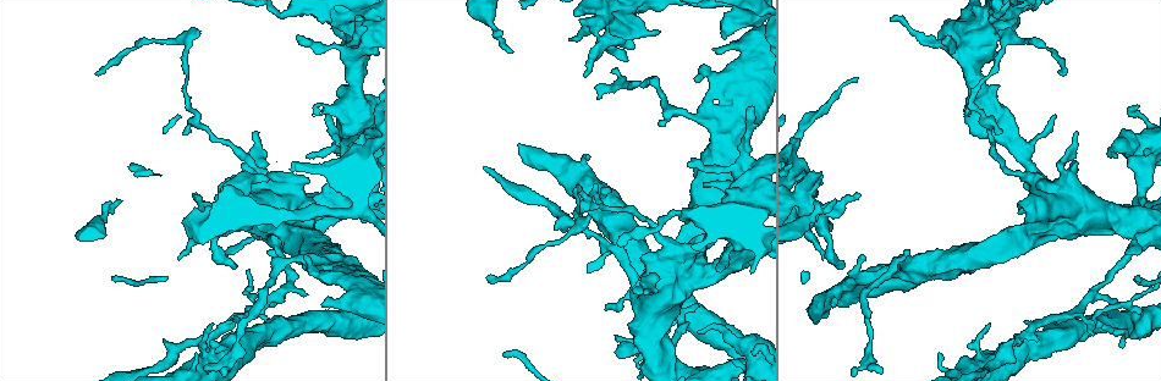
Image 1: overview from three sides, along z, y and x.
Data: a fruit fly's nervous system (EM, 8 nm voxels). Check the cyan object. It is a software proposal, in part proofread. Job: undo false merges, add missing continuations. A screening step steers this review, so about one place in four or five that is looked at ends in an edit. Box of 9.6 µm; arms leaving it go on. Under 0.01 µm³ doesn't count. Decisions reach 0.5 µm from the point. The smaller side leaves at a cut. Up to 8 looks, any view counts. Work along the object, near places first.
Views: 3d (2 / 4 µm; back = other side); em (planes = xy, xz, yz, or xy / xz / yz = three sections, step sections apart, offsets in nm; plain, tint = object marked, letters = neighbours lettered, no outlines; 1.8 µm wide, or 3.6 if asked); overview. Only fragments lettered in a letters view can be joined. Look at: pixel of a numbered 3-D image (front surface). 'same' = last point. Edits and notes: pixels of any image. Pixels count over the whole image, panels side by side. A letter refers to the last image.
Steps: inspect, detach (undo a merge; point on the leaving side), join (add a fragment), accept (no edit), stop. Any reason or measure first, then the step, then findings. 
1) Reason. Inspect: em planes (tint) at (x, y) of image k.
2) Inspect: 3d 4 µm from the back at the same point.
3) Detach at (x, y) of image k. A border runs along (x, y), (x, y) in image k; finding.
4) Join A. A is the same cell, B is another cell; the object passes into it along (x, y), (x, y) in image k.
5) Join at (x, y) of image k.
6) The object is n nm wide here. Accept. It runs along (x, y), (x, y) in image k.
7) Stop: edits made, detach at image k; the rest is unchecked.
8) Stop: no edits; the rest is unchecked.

An open end. Inspect: em planes (letters) at (306, 155) of image 1.

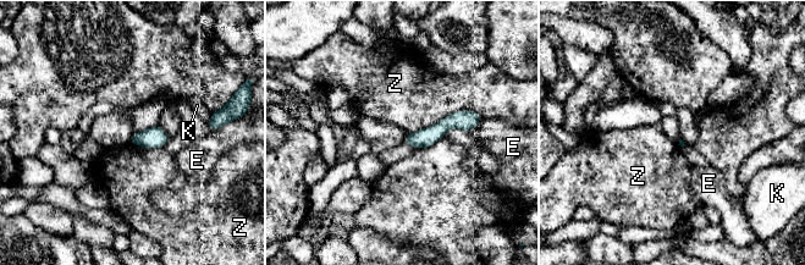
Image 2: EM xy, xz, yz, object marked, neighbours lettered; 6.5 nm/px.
The longest contact is with Z, 500 nm. Accept. E, K and Z are other cells; a border runs along (481, 116), (457, 110), (408, 134) in image 2; no lettered fragment goes on from it.

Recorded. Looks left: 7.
Inspect: em 3.6 µm xz step 16 (letters) at (746, 170) of image 1.

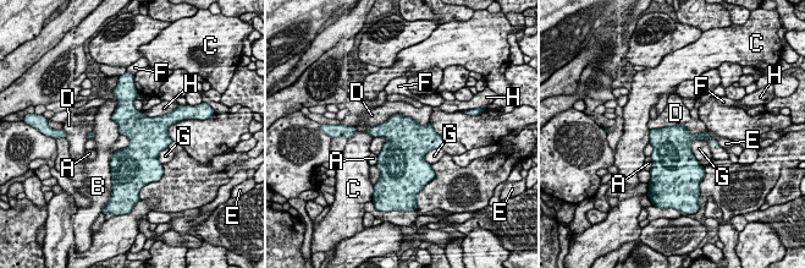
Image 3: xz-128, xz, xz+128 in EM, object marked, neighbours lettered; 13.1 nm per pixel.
The longest contact is with D, 800 nm. Accept. A, B, C, D, E, F, G and H are other cells; a border runs along (115, 94), (111, 118), (120, 134) in image 3; continuous, no second neuron.

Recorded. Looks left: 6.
Four or more arms meet. Inspect: em 3.6 µm xy step 4 (tint) at (717, 134) of image 1.

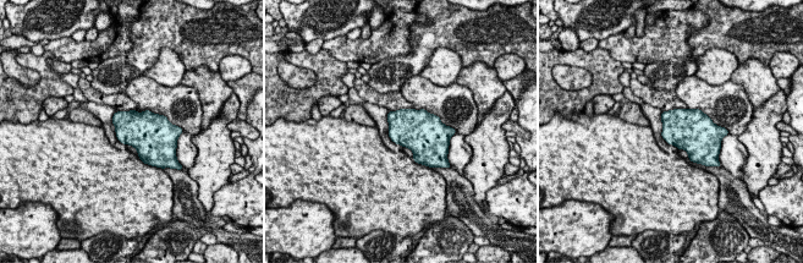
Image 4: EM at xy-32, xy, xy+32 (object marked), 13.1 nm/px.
Another direction. Inspect: em 3.6 µm planes (letters) at the same point.

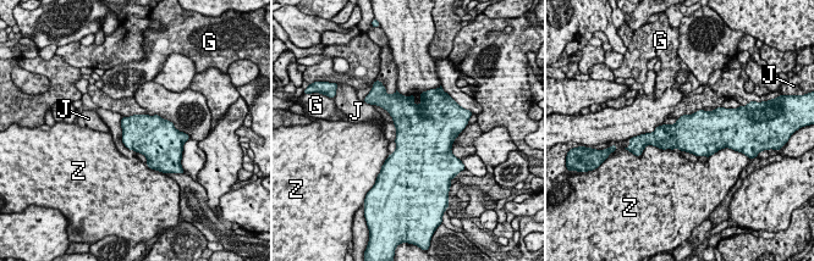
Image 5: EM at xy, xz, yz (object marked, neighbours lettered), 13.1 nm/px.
Accept. G, J and Z are other cells; a border runs along (643, 148), (655, 145), (672, 150) in image 5; one neuron here.

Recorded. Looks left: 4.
Stop: no edits; the rest is unchecked.

